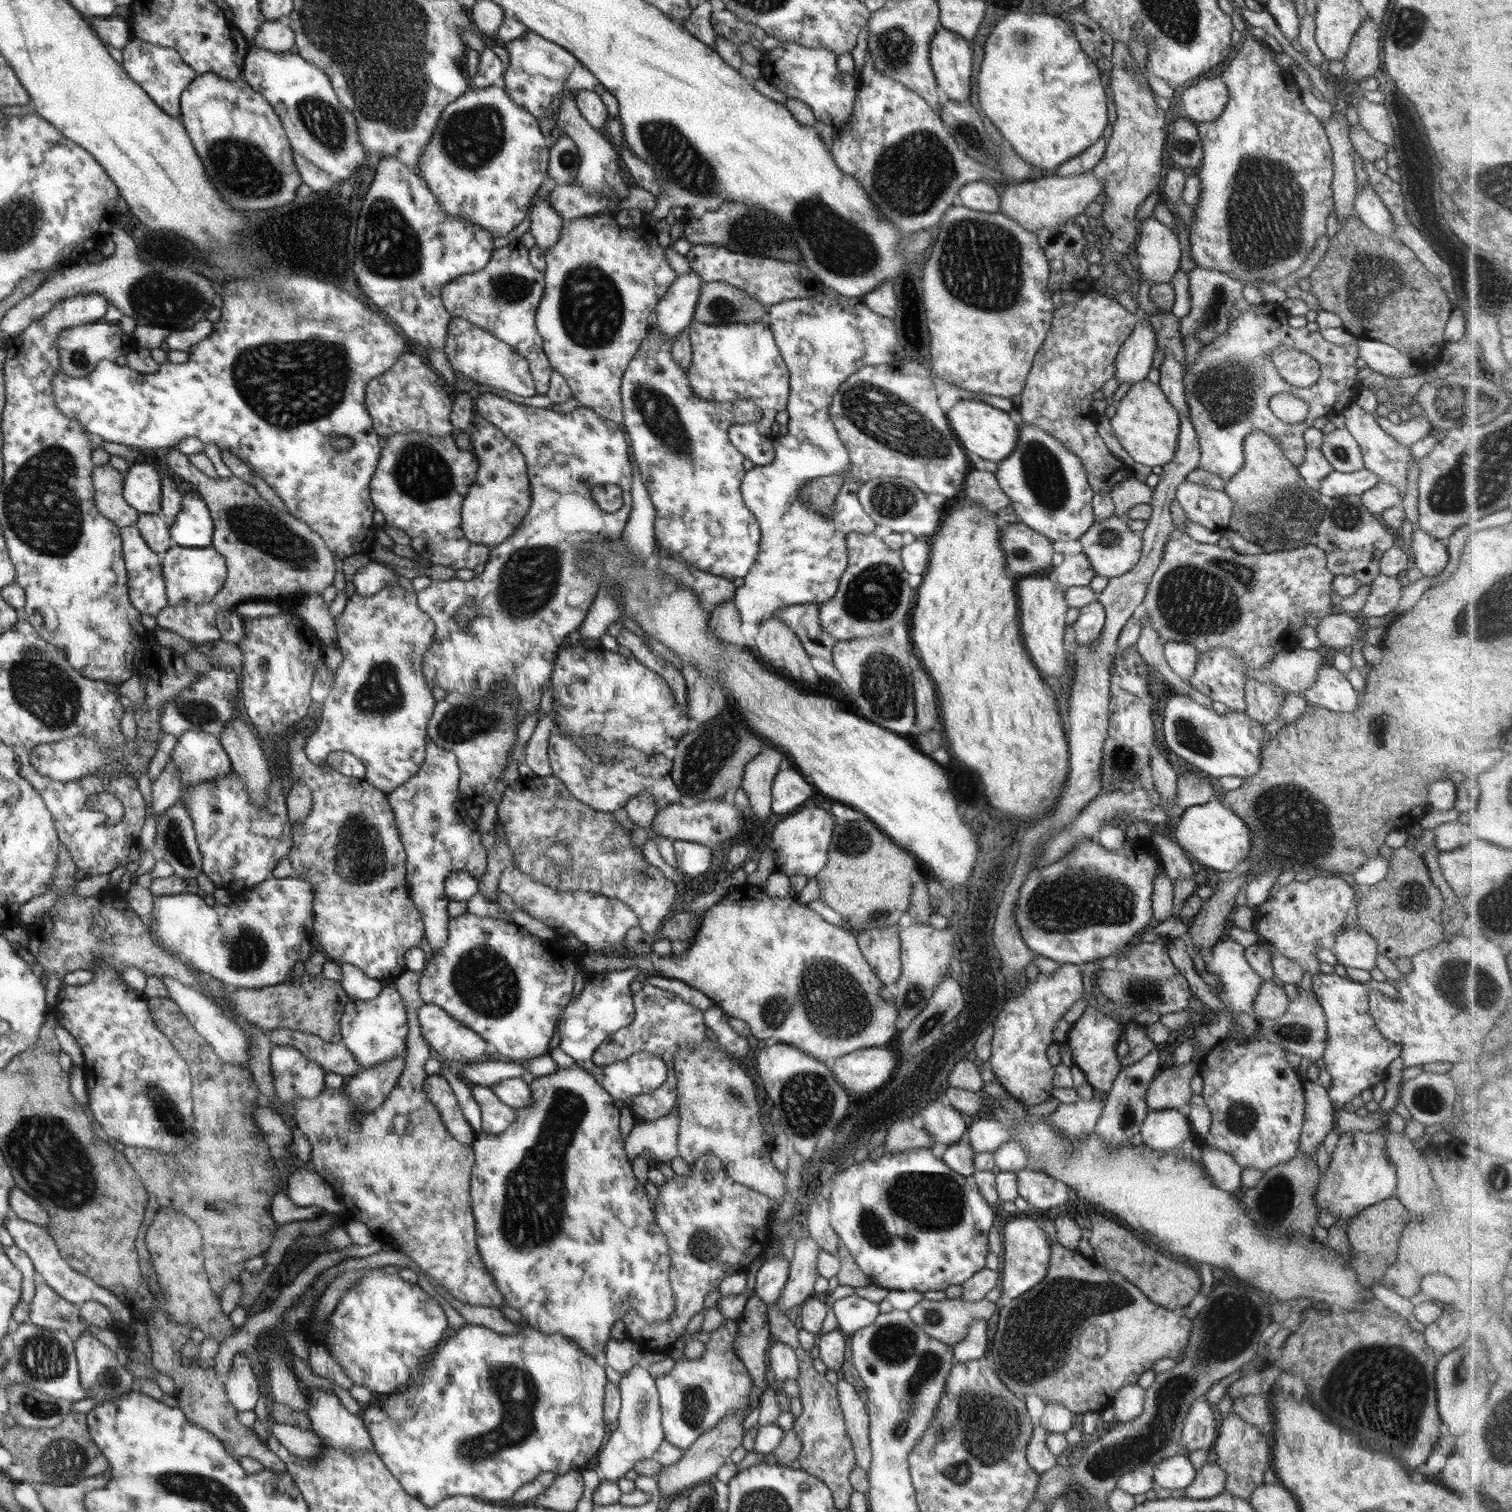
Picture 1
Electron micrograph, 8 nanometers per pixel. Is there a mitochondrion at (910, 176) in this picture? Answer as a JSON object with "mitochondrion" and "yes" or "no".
{"mitochondrion":"yes"}

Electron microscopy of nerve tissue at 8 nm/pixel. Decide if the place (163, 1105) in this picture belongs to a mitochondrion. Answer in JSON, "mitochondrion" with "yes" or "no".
{"mitochondrion":"yes"}

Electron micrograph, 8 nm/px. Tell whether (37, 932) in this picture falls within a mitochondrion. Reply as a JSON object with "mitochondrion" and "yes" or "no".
{"mitochondrion":"no"}

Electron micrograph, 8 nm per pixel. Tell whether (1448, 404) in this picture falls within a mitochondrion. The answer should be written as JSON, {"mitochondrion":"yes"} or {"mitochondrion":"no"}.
{"mitochondrion":"yes"}

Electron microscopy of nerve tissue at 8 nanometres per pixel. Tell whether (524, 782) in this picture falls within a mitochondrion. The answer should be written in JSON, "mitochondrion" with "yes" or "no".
{"mitochondrion":"no"}

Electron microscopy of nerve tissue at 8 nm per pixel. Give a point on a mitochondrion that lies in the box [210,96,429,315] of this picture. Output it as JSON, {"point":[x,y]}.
{"point":[391,248]}

